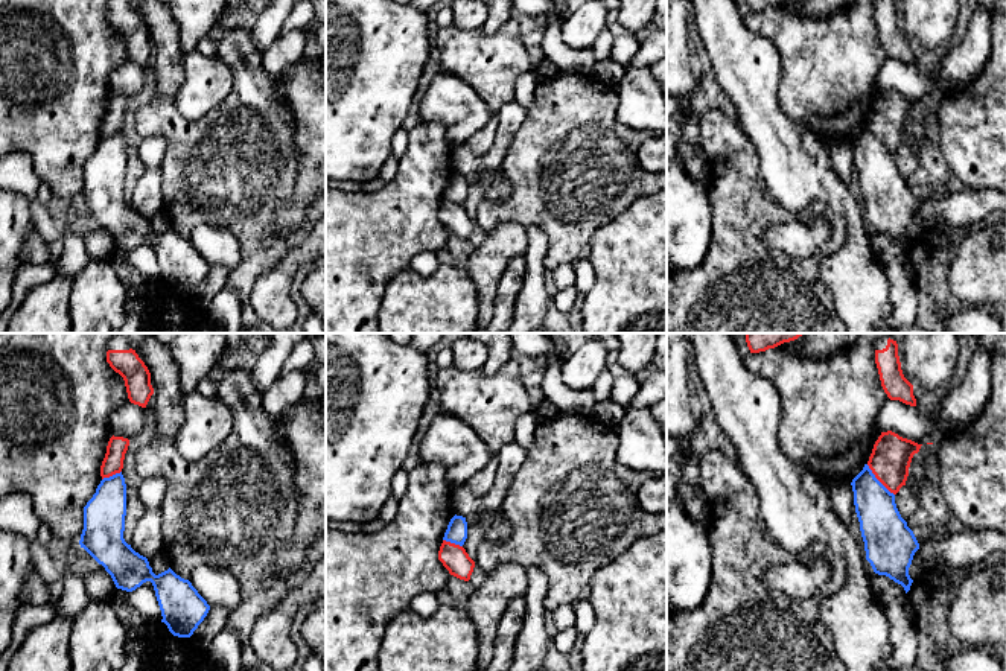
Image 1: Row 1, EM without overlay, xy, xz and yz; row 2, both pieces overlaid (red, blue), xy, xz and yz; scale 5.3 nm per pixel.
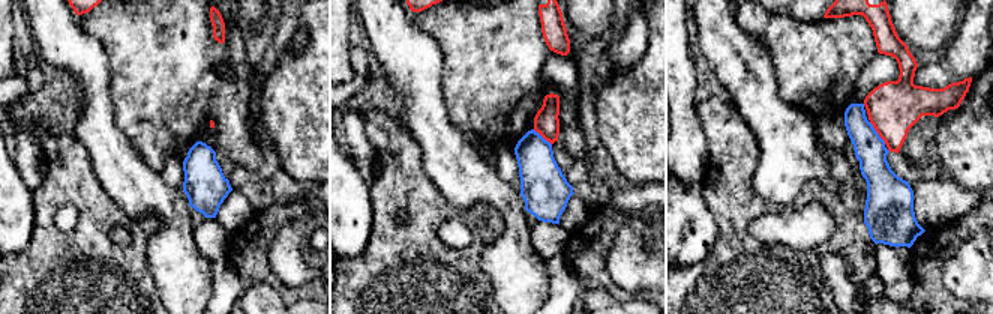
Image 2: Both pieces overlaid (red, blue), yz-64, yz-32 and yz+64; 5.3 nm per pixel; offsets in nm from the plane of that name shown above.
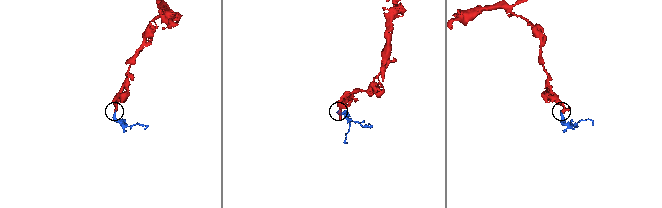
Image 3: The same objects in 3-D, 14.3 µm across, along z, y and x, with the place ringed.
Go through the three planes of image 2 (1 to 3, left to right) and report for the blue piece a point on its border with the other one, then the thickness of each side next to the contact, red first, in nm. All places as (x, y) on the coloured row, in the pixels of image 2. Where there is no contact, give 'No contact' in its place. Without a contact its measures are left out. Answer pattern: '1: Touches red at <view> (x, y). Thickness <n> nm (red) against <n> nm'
1: No contact
2: Touches red at yz-32 (542, 135). Thickness 140 nm (red) against 240 nm
3: Touches red at yz+64 (876, 131). Thickness 280 nm (red) against 170 nm

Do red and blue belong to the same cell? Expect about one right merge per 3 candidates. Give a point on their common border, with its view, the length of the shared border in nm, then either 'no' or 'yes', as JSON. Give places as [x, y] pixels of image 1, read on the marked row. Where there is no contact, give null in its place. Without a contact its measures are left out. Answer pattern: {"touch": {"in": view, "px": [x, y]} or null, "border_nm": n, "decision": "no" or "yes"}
{"touch": {"in": "yz", "px": [878, 480]}, "border_nm": 220, "decision": "no"}

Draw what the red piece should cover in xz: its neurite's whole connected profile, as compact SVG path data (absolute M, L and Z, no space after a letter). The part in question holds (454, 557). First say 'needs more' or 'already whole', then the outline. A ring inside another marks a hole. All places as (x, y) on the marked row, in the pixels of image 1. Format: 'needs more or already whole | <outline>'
already whole | M443 540L438 551L438 560L450 575L464 581L470 580L475 561L469 557L463 546Z

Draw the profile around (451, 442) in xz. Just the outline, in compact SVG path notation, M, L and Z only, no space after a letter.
M441 412L420 444L420 460L440 463L452 488L466 485L490 458L492 453L482 438L452 414Z

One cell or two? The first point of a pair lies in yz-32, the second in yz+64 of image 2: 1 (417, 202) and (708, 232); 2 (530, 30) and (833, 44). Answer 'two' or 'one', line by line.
1: two
2: one

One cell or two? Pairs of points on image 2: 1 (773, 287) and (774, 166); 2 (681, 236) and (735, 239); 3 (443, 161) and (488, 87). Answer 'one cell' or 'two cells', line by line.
1: two cells
2: two cells
3: two cells

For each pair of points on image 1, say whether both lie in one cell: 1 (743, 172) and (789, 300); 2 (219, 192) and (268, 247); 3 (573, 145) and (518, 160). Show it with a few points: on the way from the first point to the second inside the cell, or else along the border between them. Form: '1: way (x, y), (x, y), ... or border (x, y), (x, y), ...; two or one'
1: way (743, 204), (743, 254), (757, 268); one
2: way (233, 206), (253, 225), (254, 233); one
3: way (559, 159), (553, 163), (531, 163); one

